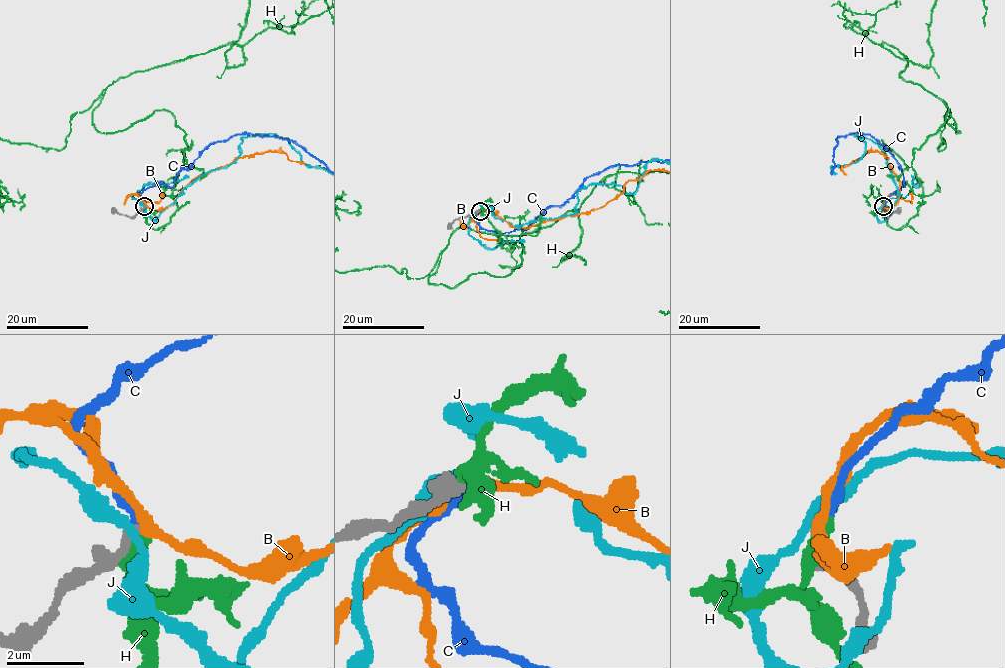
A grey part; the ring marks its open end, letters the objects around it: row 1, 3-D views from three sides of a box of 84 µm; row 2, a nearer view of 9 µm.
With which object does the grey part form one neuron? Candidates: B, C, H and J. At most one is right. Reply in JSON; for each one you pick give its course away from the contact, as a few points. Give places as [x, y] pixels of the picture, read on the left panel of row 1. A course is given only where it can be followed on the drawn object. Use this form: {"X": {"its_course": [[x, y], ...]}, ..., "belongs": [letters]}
{"belongs": ["C"]}

